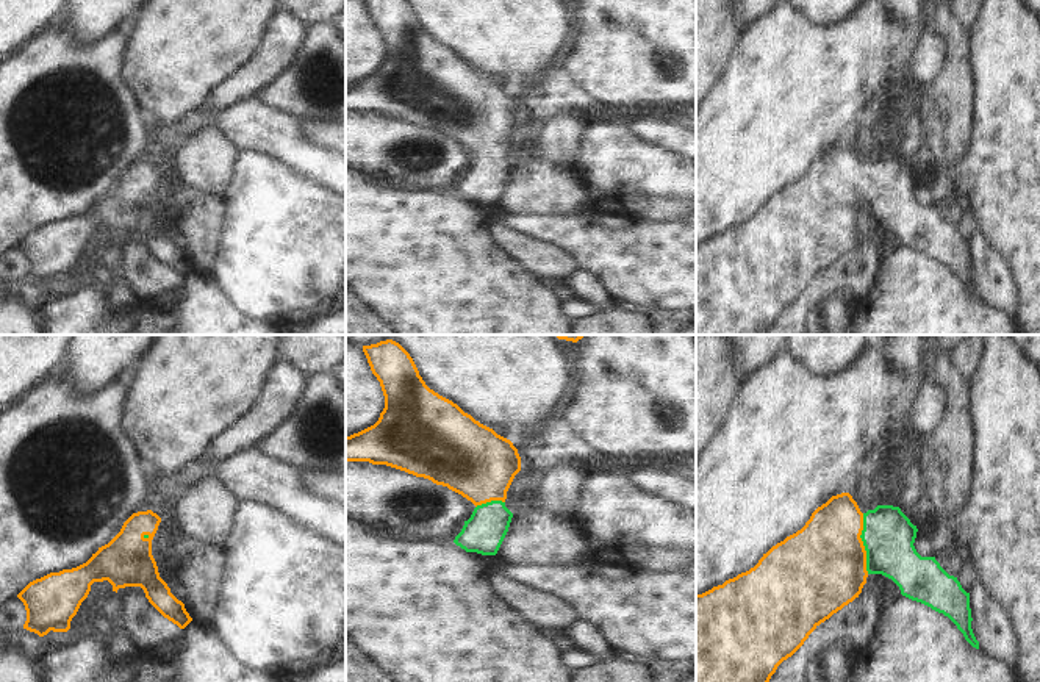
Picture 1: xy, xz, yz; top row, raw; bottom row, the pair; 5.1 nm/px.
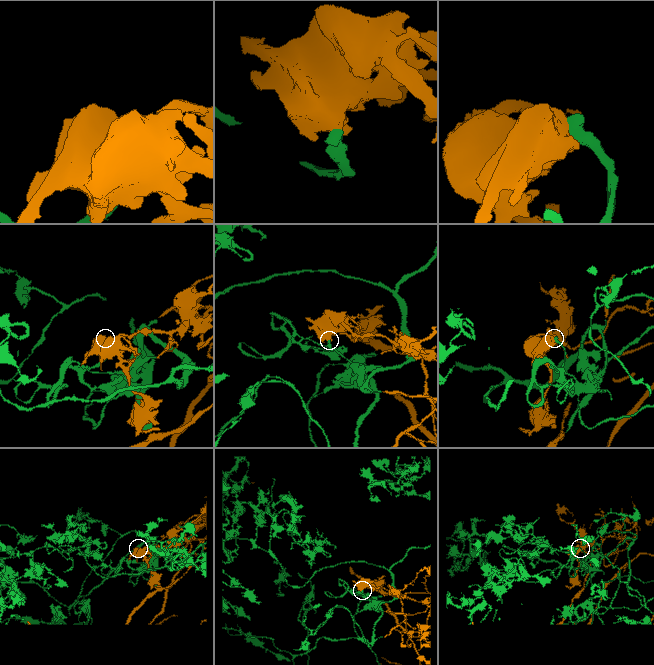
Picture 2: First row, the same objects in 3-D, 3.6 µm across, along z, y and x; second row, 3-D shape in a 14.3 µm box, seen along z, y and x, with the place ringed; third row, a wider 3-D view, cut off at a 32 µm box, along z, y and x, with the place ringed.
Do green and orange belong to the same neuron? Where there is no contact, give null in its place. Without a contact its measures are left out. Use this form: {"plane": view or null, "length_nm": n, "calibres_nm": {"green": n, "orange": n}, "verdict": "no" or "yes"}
{"plane": "yz", "length_nm": 320, "calibres_nm": {"green": 260, "orange": 440}, "verdict": "yes"}

